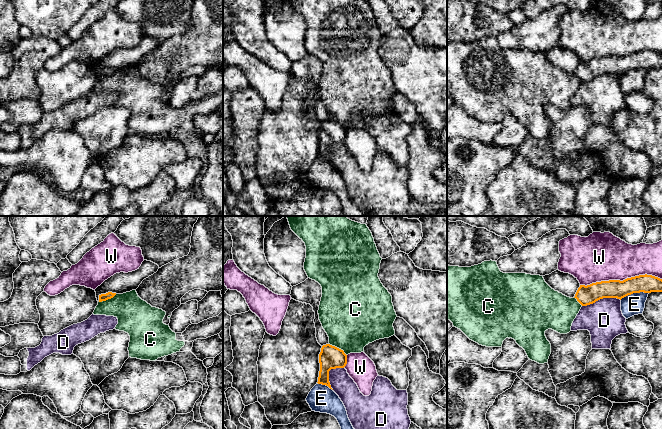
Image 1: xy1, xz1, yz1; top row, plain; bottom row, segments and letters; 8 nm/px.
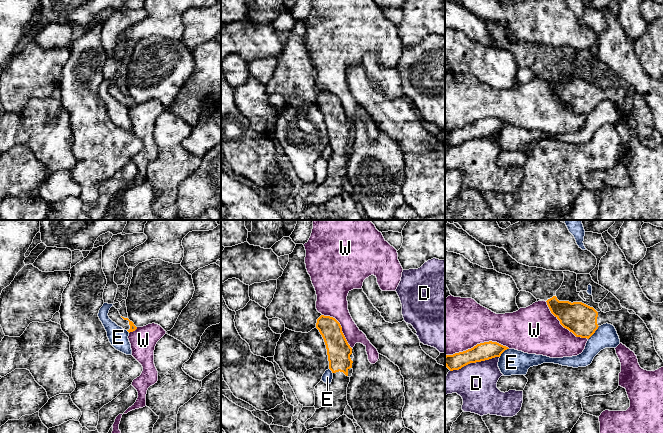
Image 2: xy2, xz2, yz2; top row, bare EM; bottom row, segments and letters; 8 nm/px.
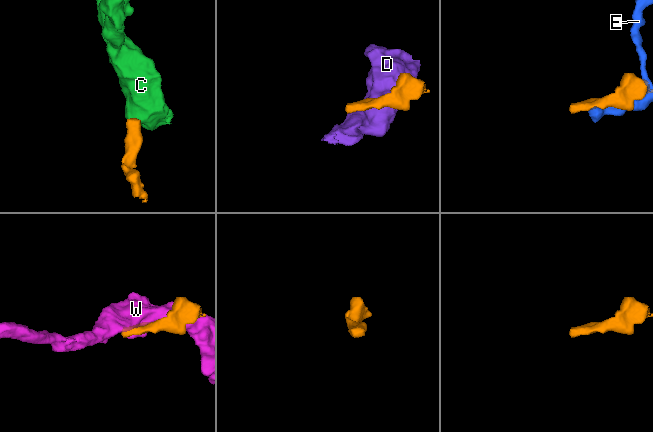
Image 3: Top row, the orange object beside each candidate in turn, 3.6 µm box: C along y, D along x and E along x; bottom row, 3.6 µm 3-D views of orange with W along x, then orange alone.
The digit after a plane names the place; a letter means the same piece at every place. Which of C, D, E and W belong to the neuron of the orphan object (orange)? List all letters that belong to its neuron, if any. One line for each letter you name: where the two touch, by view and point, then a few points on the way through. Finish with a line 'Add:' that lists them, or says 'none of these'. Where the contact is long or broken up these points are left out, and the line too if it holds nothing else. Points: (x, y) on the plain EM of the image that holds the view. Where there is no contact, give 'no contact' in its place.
Add: none of these

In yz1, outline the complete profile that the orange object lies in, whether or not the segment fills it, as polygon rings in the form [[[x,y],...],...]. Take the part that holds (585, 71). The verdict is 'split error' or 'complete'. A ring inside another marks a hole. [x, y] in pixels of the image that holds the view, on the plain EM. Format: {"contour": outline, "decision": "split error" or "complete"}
{"contour": [[[639,51],[623,57],[609,56],[580,61],[575,73],[582,82],[595,79],[603,74],[622,75],[633,69],[662,68],[662,55],[652,51]]], "decision": "complete"}

